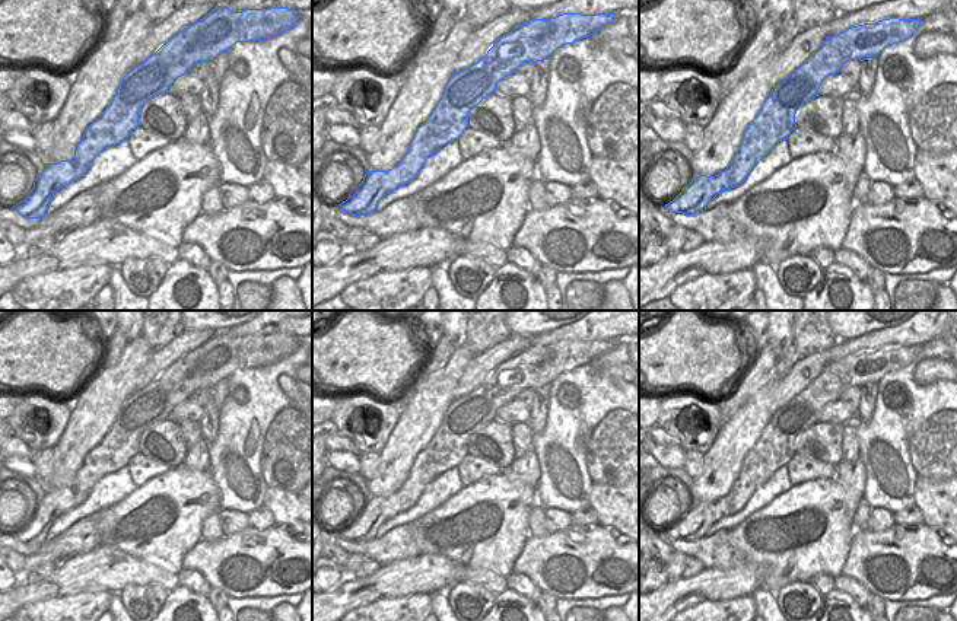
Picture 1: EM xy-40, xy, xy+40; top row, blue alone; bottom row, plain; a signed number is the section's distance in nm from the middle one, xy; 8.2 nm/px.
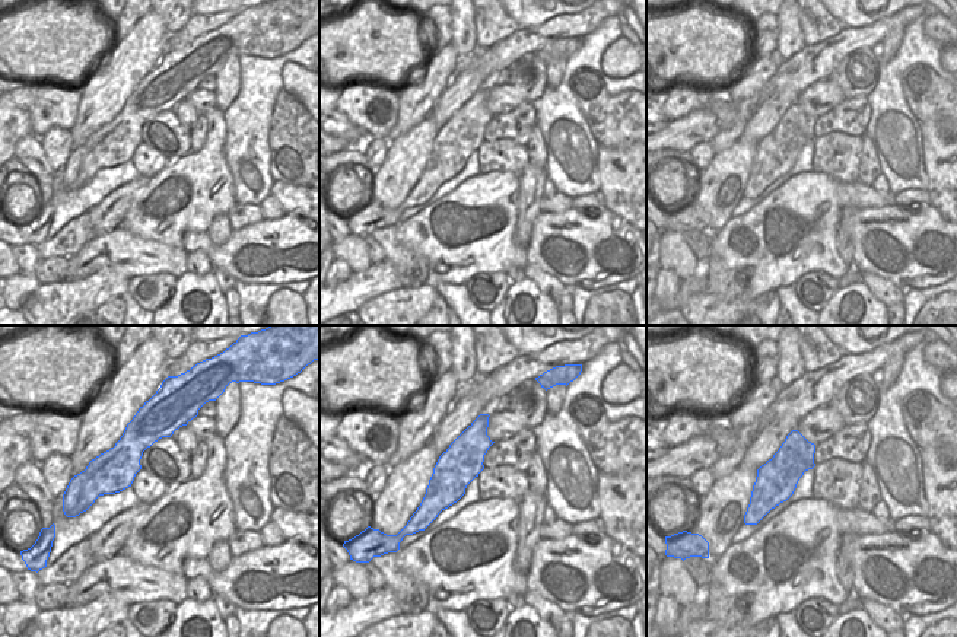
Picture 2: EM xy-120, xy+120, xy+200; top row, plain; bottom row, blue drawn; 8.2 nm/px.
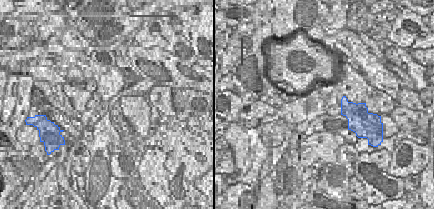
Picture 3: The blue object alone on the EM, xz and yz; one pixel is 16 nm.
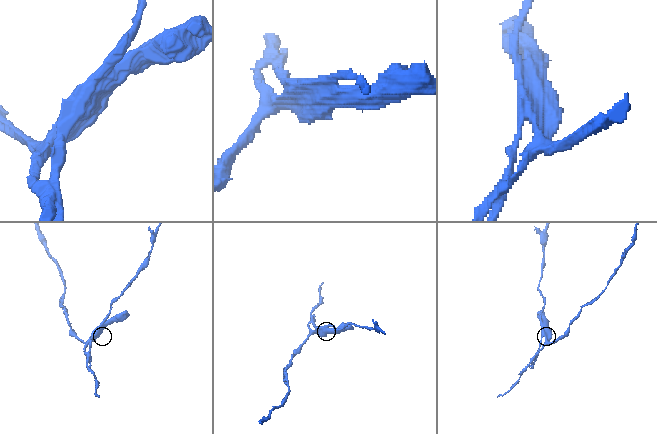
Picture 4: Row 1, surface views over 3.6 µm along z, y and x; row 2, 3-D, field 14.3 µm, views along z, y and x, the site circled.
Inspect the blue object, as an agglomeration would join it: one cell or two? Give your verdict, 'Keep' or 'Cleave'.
Cleave.

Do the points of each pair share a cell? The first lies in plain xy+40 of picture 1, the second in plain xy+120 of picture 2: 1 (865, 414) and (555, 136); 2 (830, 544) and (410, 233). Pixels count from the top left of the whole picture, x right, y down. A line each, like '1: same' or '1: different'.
1: different
2: same

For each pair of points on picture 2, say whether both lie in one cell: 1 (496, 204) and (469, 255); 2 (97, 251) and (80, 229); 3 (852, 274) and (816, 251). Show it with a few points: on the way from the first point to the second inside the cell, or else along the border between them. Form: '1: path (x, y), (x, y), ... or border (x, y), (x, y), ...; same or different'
1: path (486, 217), (471, 232), (470, 242); same
2: border (92, 235), (69, 258); different
3: border (851, 266), (839, 279); different

